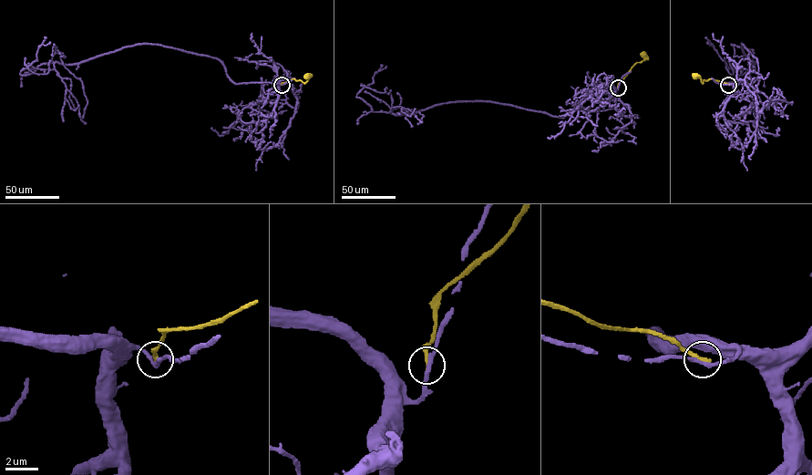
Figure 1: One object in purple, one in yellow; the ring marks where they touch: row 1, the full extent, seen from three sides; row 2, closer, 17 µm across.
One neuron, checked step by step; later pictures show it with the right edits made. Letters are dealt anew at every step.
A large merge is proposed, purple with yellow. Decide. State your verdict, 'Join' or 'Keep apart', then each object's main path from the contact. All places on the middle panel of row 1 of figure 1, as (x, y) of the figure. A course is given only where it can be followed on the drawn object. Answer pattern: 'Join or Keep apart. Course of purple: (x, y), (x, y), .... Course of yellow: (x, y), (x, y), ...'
Keep apart. Course of purple: (618, 87), (596, 86), (563, 118), (485, 101), (388, 112), (398, 108), (418, 111), (424, 116), (417, 124). Course of yellow: (618, 87), (632, 67), (643, 60), (643, 54)

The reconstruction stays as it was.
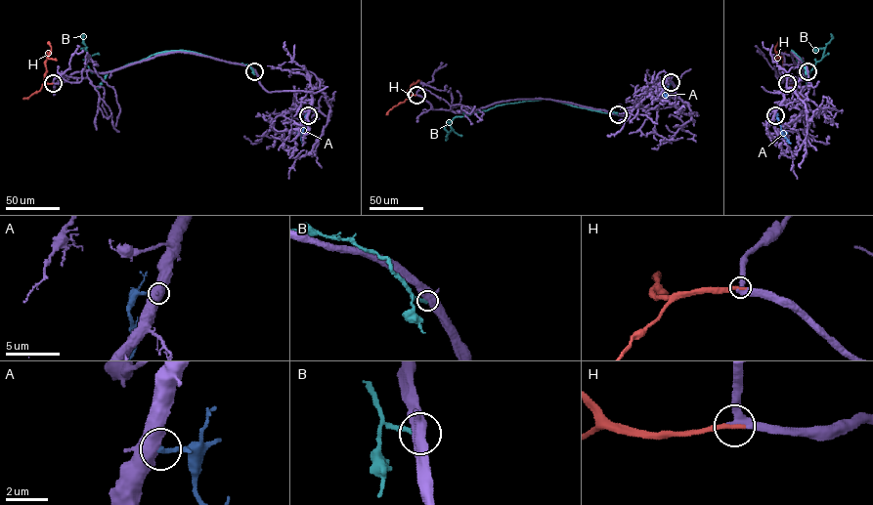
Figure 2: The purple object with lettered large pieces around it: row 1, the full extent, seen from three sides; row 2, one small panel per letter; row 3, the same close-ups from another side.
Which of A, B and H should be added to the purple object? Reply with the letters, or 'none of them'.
H

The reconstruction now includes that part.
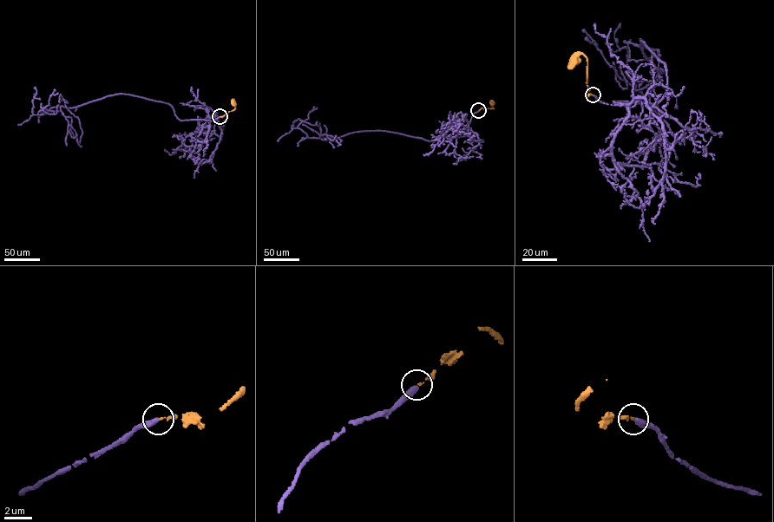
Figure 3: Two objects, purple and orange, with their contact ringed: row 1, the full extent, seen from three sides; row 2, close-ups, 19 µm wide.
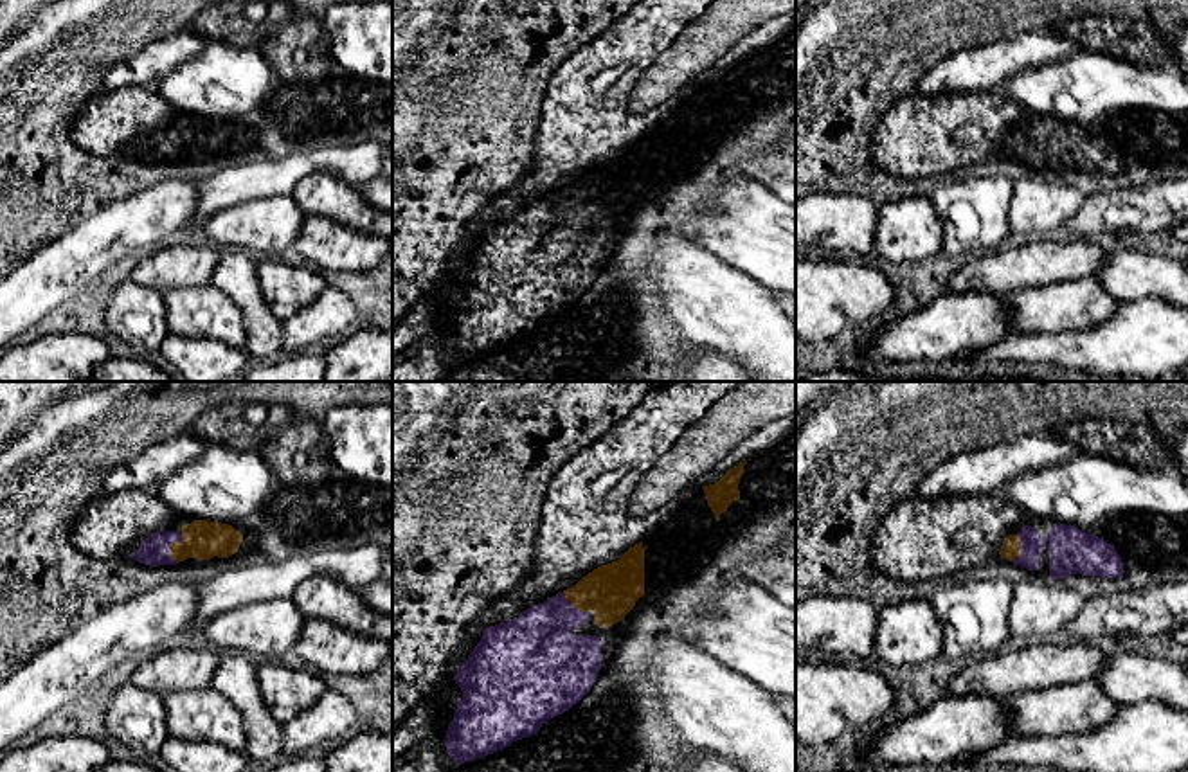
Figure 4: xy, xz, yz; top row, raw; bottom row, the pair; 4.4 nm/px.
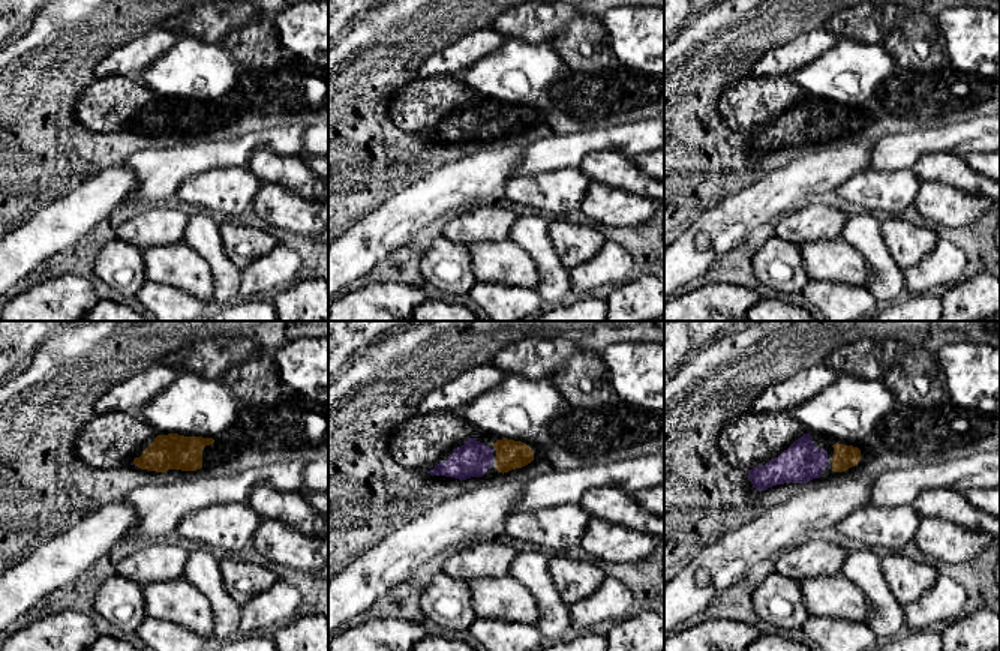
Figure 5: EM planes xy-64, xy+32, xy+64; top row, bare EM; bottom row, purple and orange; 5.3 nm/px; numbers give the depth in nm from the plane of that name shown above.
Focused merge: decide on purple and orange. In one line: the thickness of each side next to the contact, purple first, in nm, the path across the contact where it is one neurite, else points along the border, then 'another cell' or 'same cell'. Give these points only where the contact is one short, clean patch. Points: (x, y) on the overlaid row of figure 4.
140 nm thick on the purple side, 170 nm on the other; runs through xy (153, 551), (170, 546), (188, 546), (200, 538); same cell

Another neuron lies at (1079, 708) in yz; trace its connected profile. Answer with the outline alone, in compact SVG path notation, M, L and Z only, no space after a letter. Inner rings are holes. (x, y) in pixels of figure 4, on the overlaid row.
M1094 680L1028 689L1004 698L1019 738L1080 734L1107 723L1121 707Z

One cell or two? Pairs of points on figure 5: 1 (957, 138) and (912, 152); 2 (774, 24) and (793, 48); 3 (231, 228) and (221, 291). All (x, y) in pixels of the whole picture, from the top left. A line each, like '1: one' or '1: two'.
1: one
2: two
3: two

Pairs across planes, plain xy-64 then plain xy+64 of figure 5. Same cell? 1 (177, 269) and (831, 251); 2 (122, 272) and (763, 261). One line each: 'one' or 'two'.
1: one
2: one

